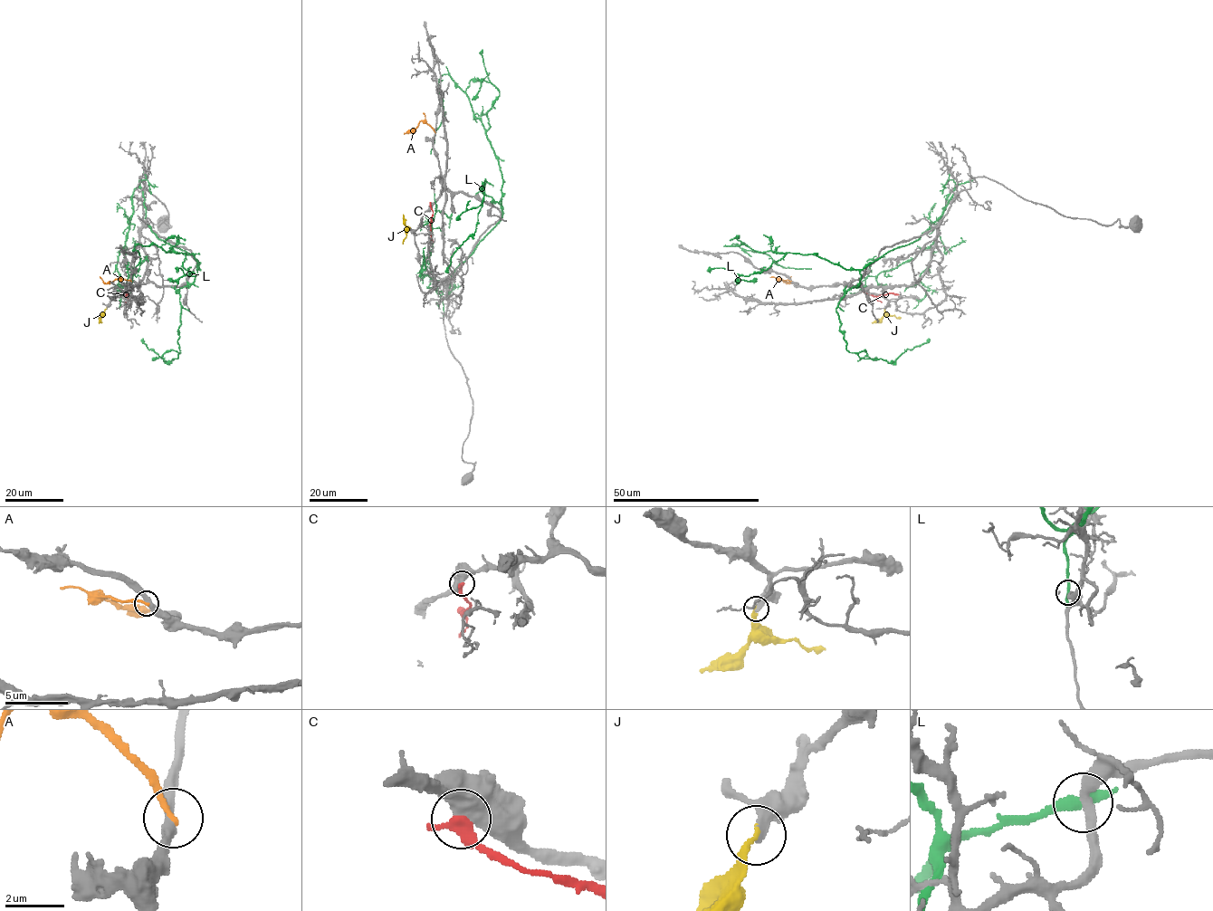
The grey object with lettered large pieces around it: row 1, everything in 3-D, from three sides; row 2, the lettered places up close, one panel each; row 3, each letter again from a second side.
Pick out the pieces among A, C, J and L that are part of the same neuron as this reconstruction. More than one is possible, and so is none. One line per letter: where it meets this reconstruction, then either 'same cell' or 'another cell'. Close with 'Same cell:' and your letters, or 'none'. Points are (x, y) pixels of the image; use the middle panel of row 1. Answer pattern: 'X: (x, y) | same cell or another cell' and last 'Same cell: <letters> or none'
A: (435, 133) | another cell
C: (430, 206) | another cell
J: (410, 227) | same cell
L: (444, 312) | another cell
Same cell: J

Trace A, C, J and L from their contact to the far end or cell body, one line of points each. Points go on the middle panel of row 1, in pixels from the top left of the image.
A: (435, 133), (421, 120), (414, 129), (404, 134)
C: (430, 206), (433, 242)
J: (410, 227), (405, 225), (403, 215)
L: (444, 312), (454, 270), (501, 219), (502, 182), (486, 129), (447, 73), (438, 82), (444, 119), (430, 154)

